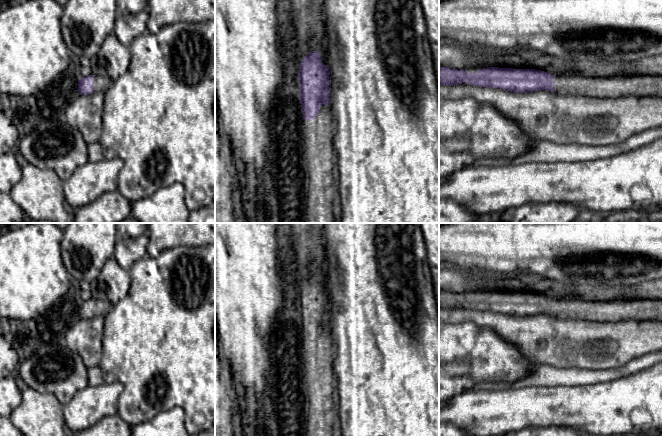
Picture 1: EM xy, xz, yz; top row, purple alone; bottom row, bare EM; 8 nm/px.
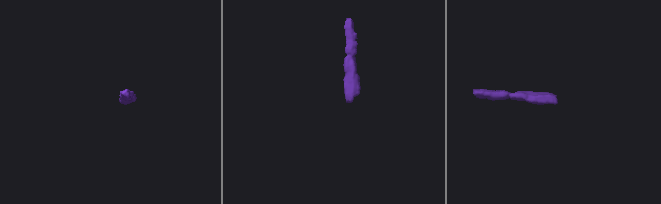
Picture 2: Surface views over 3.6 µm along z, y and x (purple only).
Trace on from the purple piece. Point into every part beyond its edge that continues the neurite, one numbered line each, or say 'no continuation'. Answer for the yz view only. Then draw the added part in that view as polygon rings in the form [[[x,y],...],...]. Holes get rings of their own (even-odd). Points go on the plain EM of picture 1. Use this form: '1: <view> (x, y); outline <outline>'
1: yz (639, 310); outline [[[558,299],[552,305],[555,307],[554,316],[561,319],[585,319],[593,321],[619,321],[624,319],[659,320],[663,321],[663,299],[637,300],[622,307],[618,303],[599,303],[585,300]]]

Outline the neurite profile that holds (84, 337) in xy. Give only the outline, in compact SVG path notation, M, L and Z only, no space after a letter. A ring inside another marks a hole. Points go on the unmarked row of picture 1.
M104 316L78 317L65 335L66 347L81 357L87 369L100 364L103 330Z

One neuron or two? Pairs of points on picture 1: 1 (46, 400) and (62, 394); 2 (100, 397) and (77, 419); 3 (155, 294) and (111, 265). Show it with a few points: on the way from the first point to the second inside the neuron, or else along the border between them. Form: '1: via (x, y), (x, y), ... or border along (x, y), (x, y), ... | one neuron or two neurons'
1: border along (33, 389), (39, 392), (51, 393), (61, 405) | two neurons
2: via (94, 402), (83, 413) | one neuron
3: border along (130, 271), (130, 288), (121, 300) | two neurons

